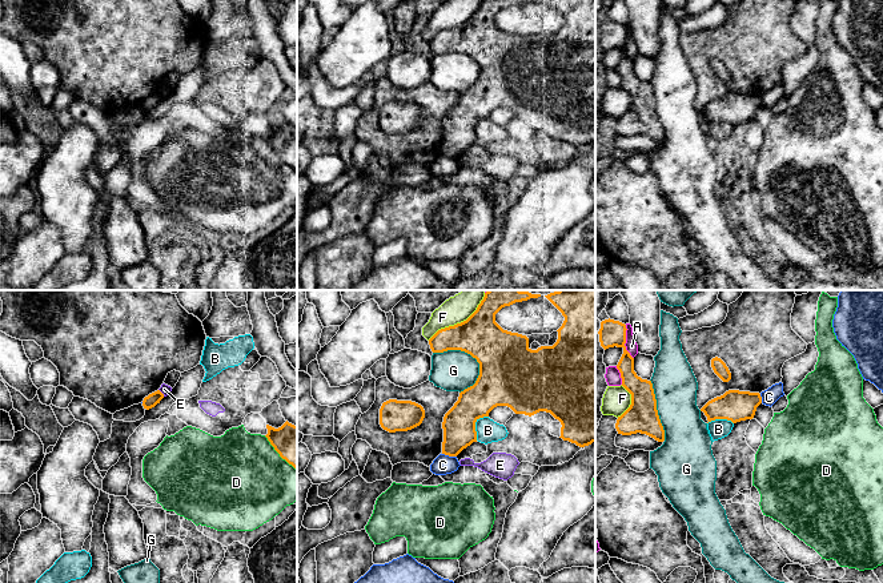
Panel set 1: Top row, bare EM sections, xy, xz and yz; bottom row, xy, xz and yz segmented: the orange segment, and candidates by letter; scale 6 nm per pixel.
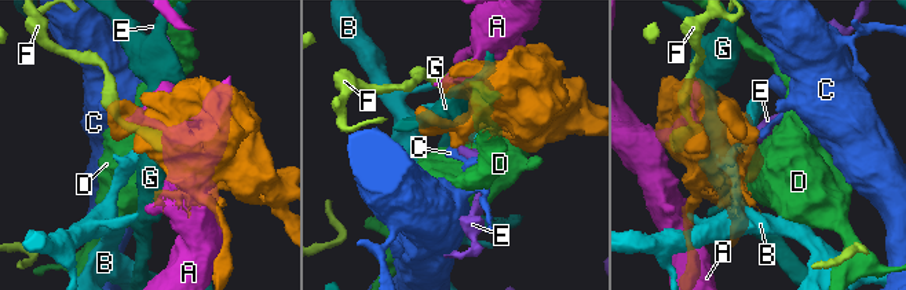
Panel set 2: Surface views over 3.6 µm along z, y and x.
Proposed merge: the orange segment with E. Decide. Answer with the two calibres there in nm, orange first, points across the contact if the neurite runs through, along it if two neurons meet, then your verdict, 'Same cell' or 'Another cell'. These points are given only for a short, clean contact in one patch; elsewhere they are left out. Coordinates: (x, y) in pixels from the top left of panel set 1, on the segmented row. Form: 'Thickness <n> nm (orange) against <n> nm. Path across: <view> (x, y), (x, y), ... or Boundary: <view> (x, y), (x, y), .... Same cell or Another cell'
Thickness 80 nm (orange) against 60 nm. Boundary: xy (159, 389), (164, 395). Another cell

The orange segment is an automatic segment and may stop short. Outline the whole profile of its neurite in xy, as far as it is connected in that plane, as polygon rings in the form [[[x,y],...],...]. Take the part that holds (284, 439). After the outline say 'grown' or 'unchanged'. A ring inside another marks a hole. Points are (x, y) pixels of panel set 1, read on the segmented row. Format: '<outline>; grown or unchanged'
[[[288,421],[278,429],[266,425],[265,435],[274,450],[297,470],[297,426]]]; unchanged

